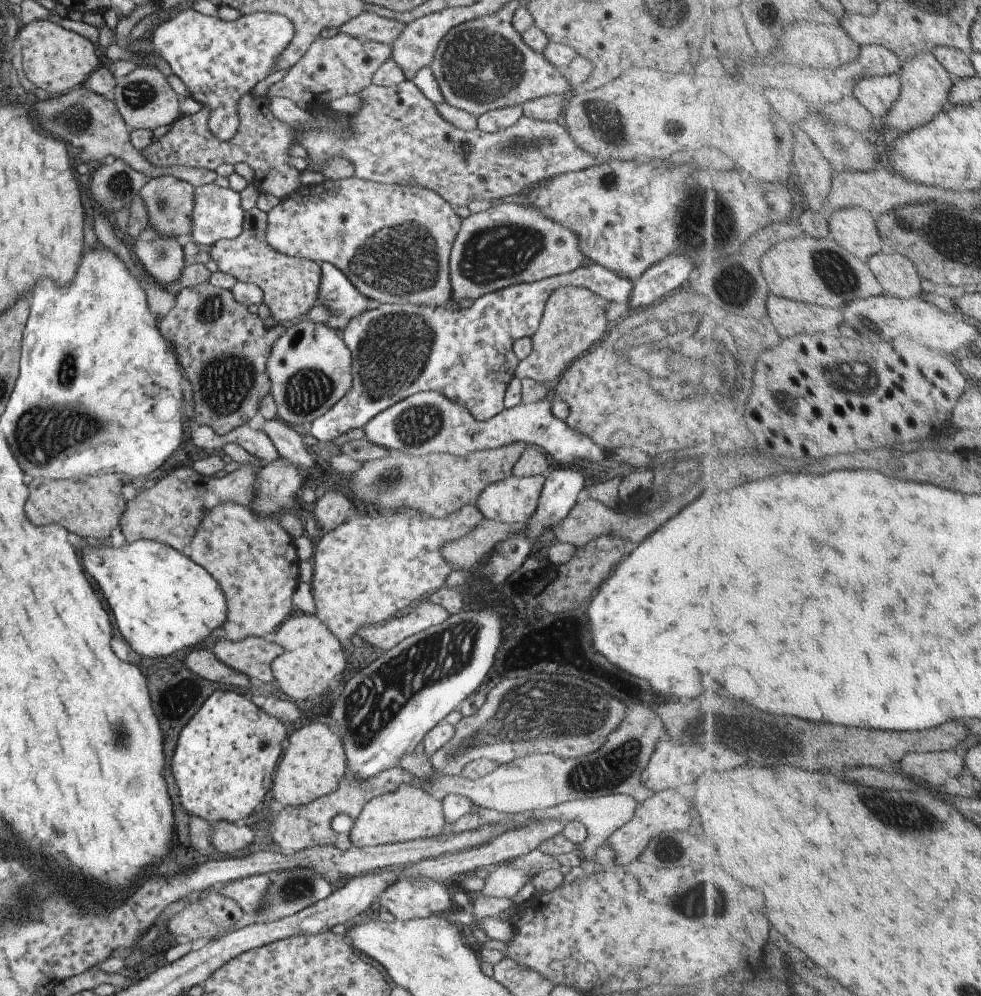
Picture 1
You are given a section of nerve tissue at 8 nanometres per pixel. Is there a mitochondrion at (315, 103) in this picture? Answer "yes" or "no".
no

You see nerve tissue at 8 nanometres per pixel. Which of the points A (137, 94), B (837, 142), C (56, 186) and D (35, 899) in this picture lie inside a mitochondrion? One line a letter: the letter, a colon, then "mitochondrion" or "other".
A: mitochondrion
B: mitochondrion
C: other
D: mitochondrion

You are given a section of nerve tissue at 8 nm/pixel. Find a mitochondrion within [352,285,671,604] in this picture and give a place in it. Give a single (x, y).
(393, 350)

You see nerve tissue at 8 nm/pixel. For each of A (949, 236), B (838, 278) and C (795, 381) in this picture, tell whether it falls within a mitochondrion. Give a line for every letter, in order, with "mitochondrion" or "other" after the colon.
A: mitochondrion
B: mitochondrion
C: other

